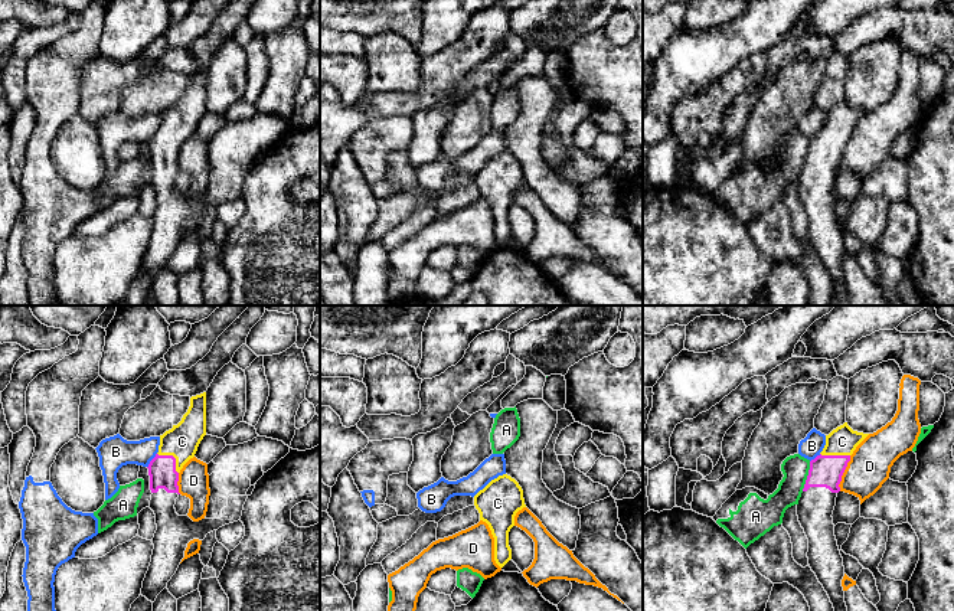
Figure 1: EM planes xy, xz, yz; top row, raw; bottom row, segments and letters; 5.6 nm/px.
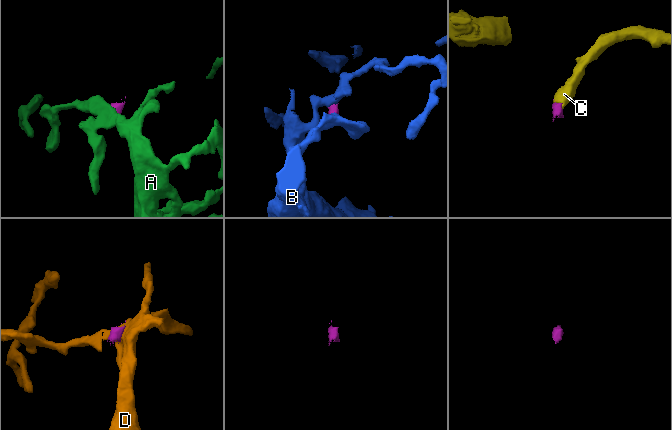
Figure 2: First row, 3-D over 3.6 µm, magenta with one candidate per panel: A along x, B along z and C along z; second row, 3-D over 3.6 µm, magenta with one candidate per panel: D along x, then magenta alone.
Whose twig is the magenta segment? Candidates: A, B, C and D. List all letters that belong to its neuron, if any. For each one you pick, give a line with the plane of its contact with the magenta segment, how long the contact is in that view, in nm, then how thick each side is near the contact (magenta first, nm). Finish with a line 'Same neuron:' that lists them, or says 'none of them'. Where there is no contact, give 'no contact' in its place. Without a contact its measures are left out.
C: xy | 170 nm | 160/190 nm
Same neuron: C

